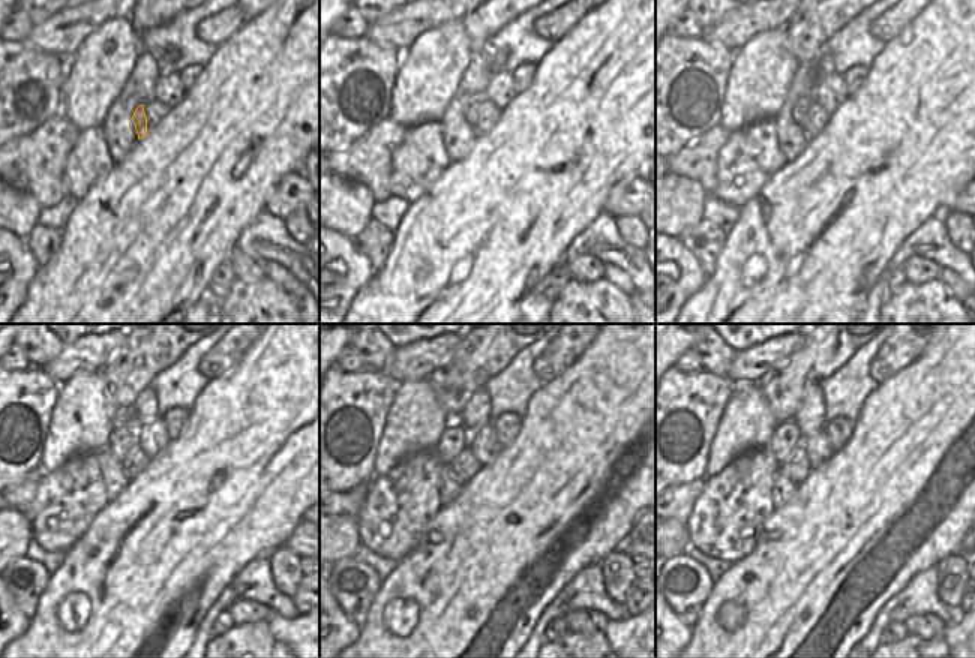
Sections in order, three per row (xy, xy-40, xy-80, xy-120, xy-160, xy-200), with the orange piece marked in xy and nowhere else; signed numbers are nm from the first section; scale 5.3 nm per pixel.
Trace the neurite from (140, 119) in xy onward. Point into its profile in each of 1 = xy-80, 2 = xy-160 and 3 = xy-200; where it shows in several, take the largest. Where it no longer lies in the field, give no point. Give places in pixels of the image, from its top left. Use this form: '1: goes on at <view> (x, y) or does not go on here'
1: goes on at xy-80 (800, 108)
2: goes on at xy-160 (455, 439)
3: goes on at xy-200 (786, 436)

